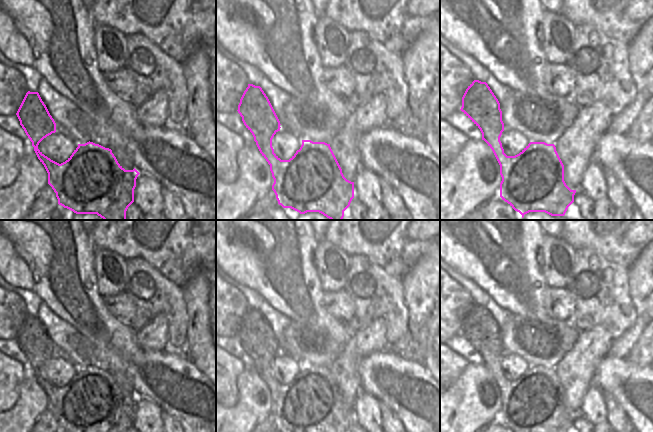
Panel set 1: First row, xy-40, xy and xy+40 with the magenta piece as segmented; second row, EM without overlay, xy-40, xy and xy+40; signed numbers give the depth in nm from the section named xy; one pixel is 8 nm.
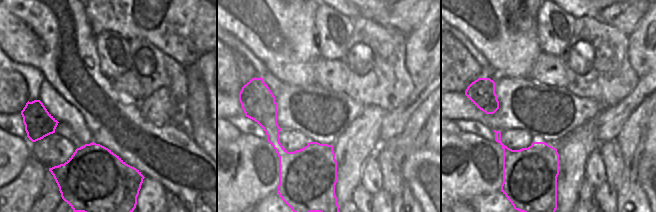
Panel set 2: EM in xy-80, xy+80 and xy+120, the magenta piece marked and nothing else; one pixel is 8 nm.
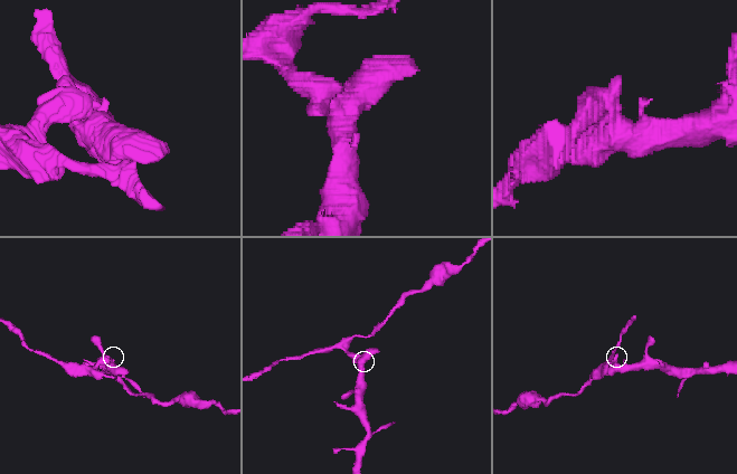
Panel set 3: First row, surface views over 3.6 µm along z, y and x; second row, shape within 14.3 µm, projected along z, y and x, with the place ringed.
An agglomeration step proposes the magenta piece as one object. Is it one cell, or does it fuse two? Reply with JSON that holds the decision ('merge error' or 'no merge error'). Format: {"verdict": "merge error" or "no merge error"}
{"verdict": "merge error"}

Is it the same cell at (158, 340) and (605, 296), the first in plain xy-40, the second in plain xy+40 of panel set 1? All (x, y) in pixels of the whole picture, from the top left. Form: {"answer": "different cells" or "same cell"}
{"answer": "different cells"}

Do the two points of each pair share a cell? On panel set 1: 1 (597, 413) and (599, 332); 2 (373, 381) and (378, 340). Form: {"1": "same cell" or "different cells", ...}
{"1": "different cells", "2": "different cells"}

